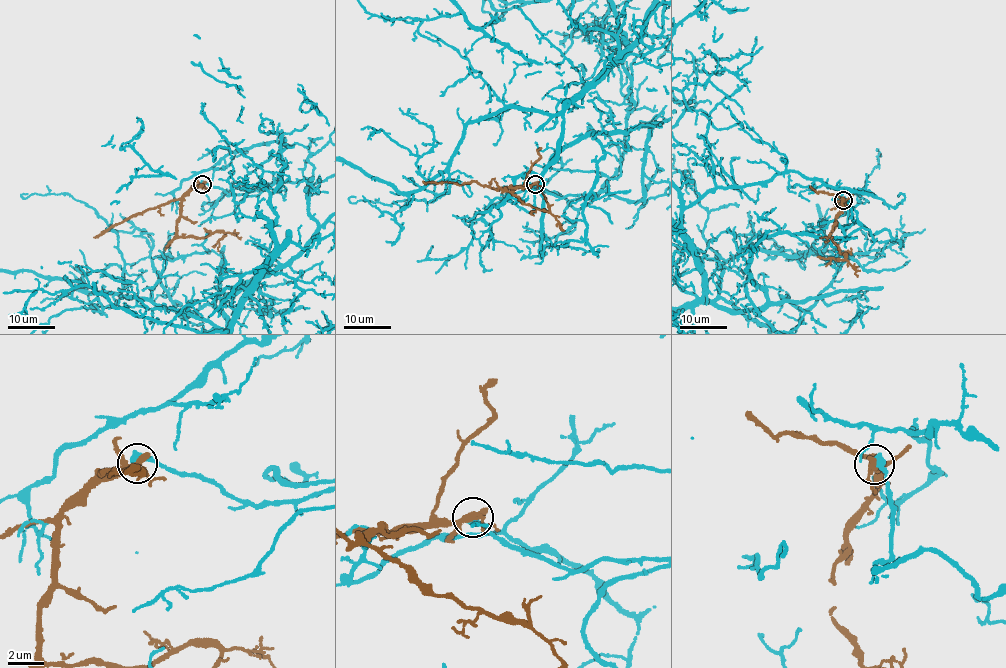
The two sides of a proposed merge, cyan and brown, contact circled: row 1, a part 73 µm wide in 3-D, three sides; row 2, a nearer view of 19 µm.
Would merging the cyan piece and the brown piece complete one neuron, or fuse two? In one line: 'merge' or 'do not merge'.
do not merge

